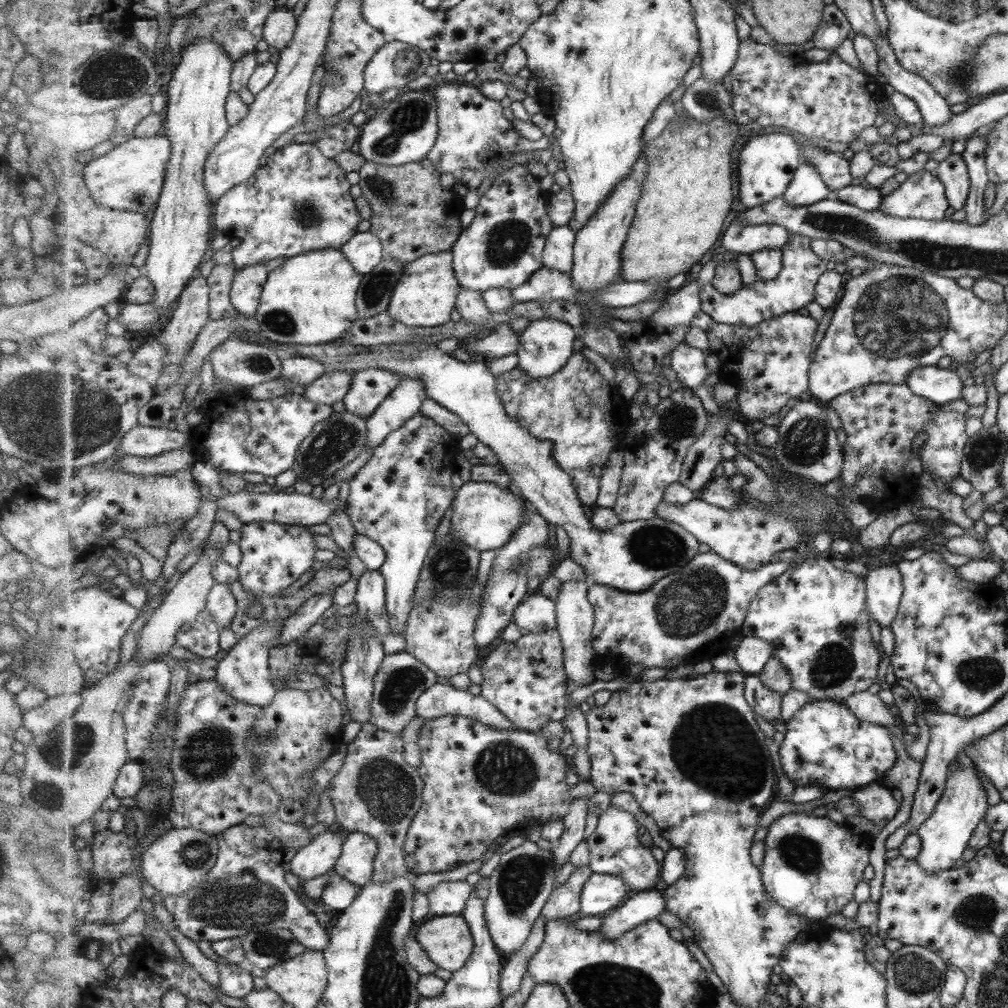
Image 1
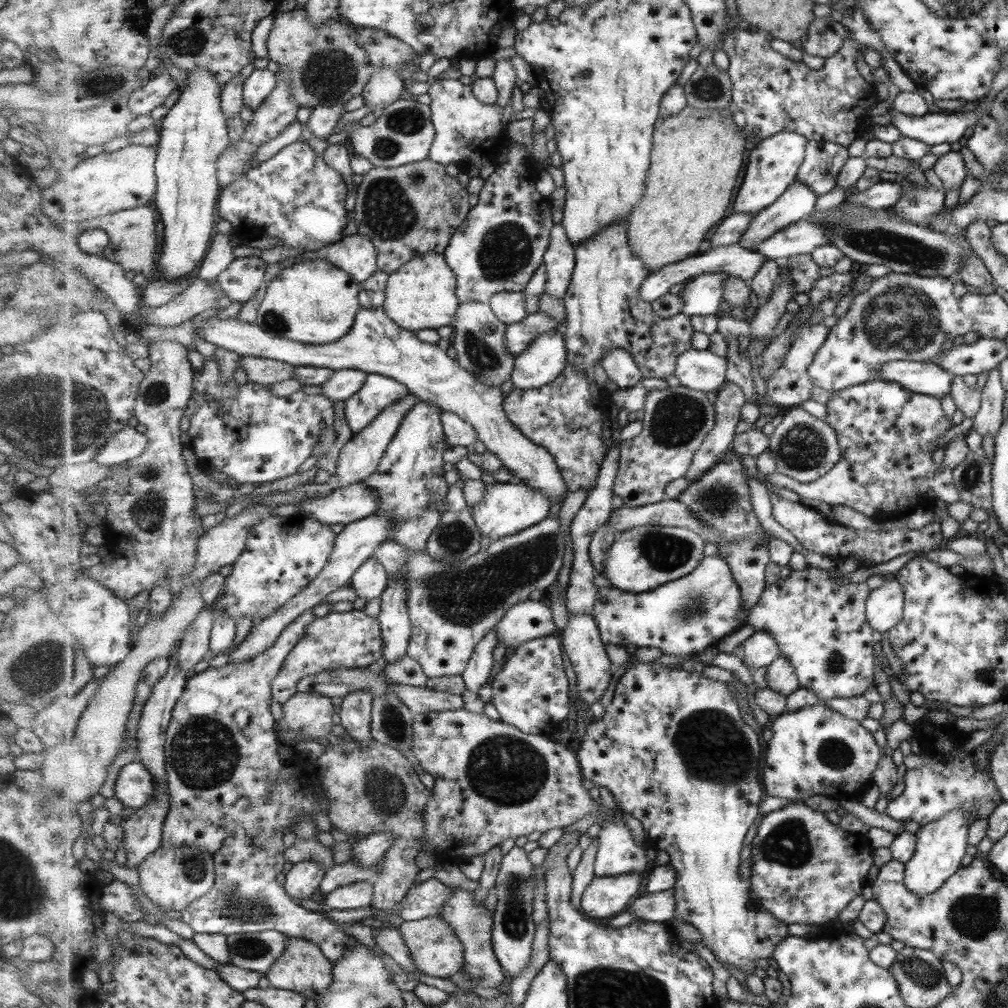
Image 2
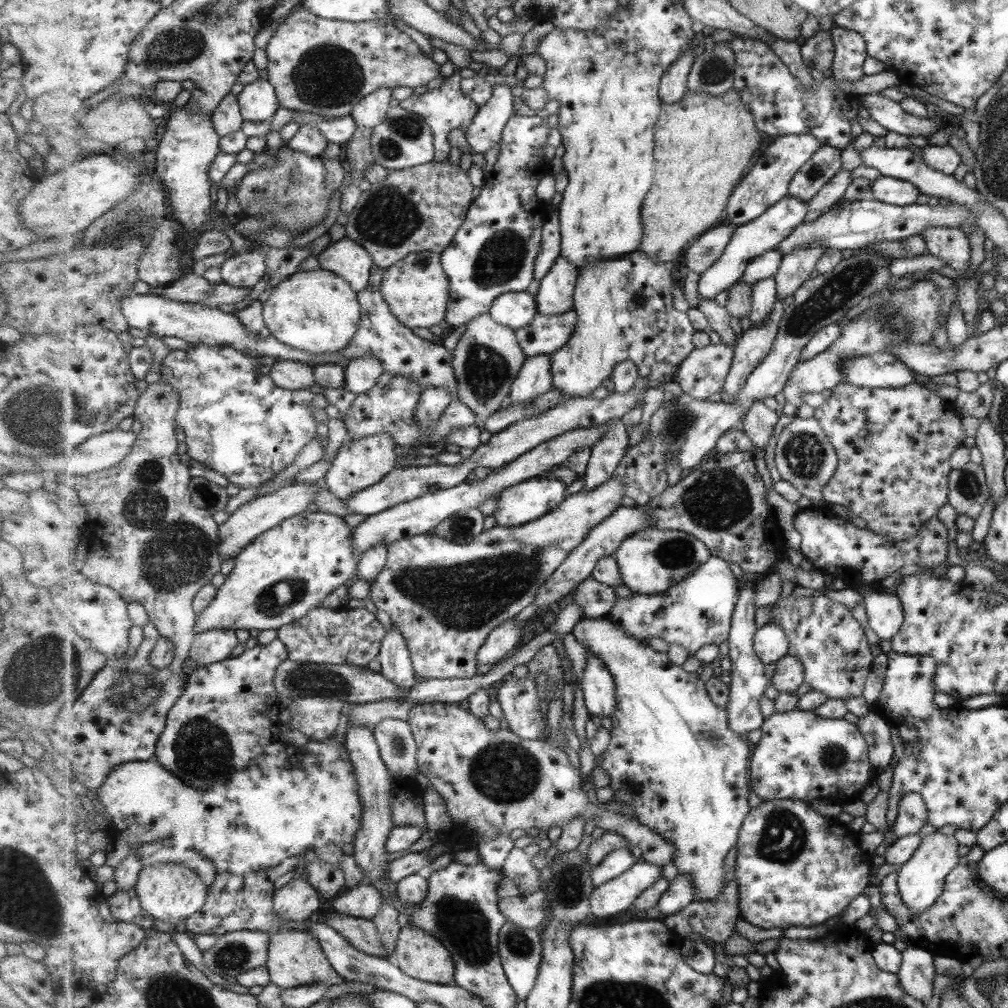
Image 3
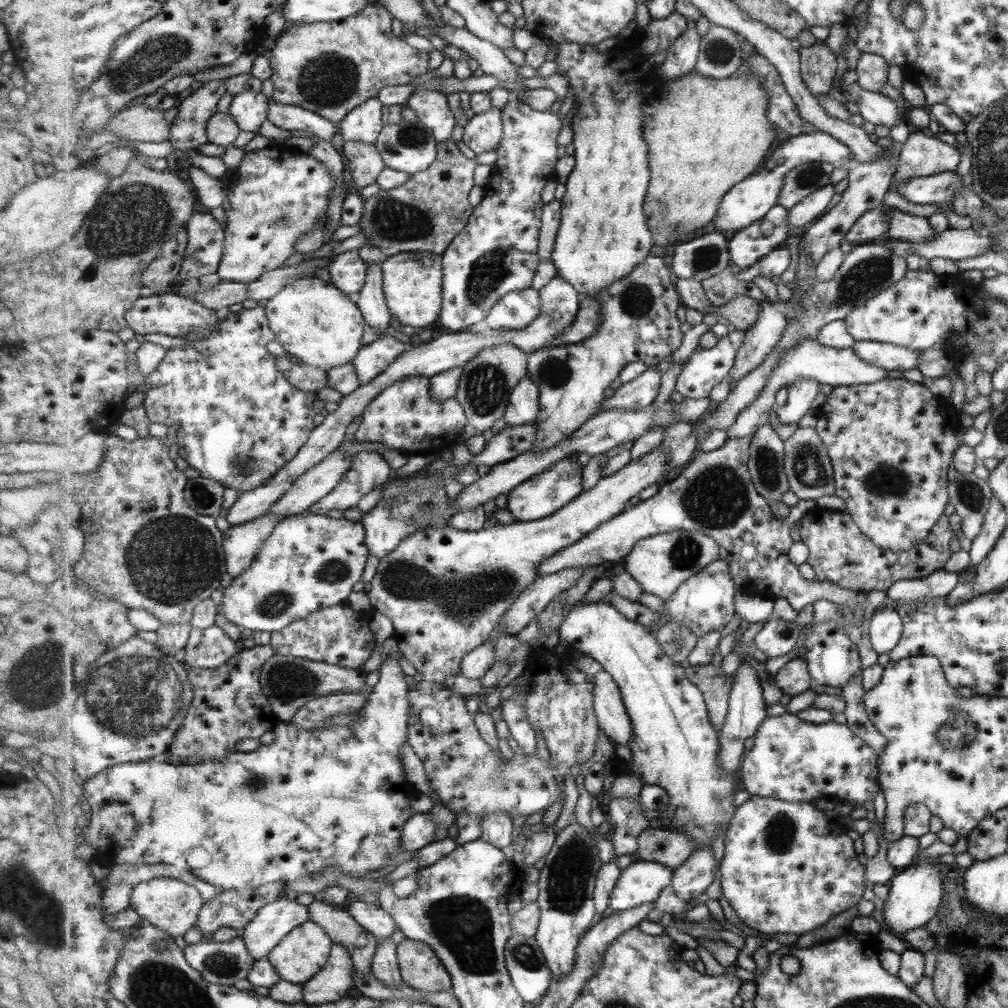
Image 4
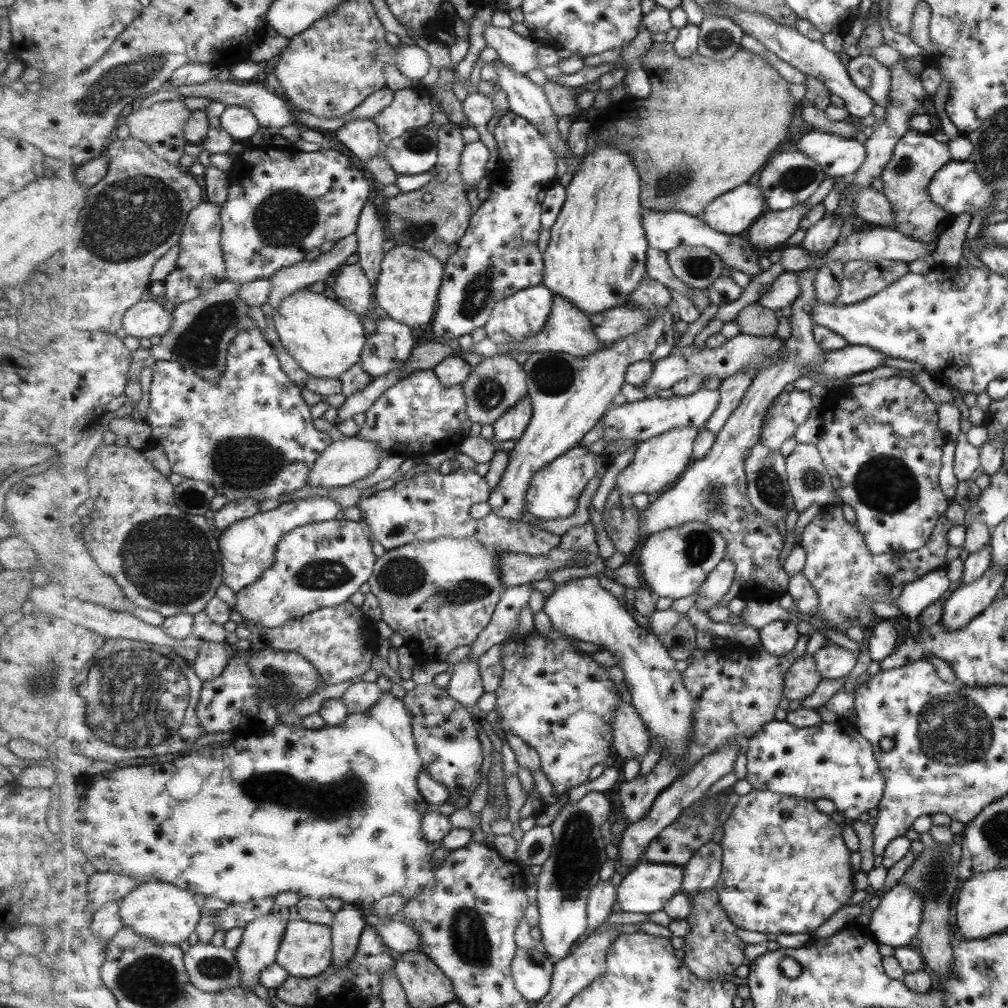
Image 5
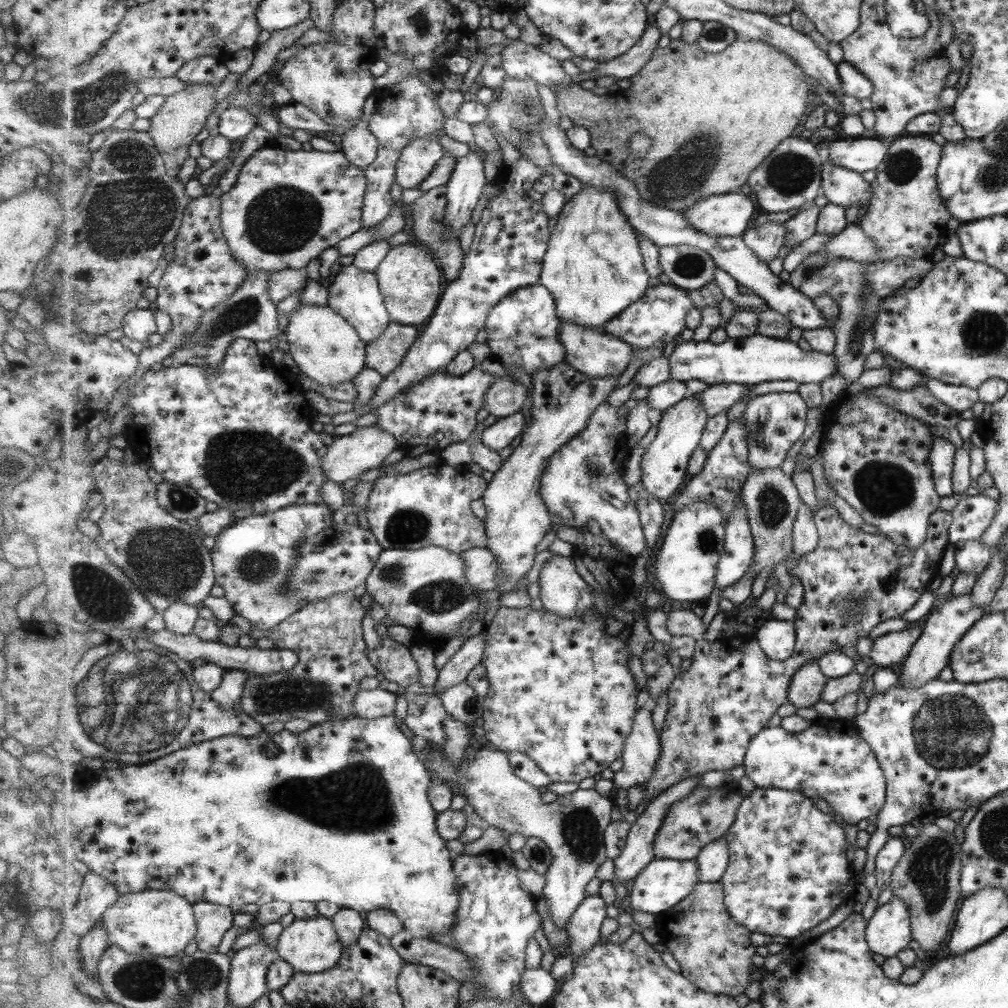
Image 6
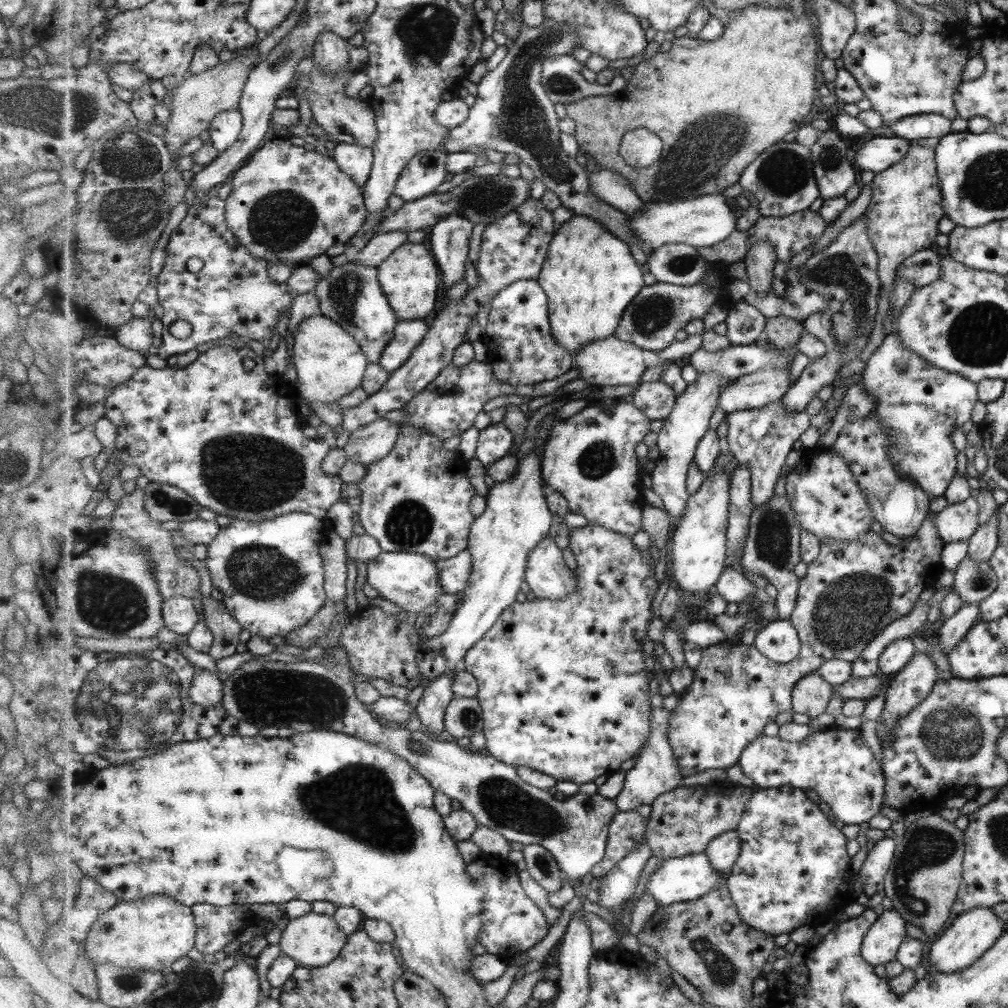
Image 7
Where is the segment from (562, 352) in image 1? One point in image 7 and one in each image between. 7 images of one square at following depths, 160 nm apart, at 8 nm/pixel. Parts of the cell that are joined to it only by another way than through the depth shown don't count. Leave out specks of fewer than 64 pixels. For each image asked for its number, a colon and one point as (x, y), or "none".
2: (543, 362)
3: (536, 378)
4: (524, 407)
5: (511, 426)
6: (507, 431)
7: (494, 443)

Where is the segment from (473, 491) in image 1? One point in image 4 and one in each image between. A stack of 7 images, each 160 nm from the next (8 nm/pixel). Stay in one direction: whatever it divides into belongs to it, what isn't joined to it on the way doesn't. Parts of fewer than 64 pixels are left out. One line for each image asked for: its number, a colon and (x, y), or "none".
2: (507, 509)
3: (526, 502)
4: (546, 493)

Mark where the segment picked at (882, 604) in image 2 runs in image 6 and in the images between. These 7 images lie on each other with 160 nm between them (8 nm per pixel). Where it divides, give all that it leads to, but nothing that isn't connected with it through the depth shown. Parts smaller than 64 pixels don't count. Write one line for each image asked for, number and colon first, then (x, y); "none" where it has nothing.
3: (882, 612)
4: (884, 627)
5: (880, 640)
6: (888, 649)

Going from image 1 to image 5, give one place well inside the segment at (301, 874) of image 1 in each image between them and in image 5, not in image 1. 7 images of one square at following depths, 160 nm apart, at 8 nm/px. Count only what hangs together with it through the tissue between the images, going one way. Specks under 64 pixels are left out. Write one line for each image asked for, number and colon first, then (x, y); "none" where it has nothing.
2: (304, 879)
3: (298, 900)
4: (274, 922)
5: (262, 940)

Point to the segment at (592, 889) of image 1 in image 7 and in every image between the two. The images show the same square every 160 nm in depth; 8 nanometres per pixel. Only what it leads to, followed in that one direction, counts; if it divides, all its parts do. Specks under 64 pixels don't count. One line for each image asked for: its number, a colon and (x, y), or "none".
2: (607, 896)
3: (619, 894)
4: (642, 882)
5: (649, 886)
6: (664, 883)
7: (685, 879)

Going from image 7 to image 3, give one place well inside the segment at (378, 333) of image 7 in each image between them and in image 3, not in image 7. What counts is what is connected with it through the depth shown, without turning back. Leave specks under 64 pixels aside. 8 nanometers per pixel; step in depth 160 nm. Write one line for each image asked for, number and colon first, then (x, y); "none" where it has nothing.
3: (347, 258)
4: (348, 271)
5: (353, 288)
6: (354, 293)

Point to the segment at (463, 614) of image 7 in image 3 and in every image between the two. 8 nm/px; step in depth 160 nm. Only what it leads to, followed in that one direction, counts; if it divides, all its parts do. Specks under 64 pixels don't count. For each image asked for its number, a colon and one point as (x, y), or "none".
3: (625, 305)
4: (640, 323)
5: (570, 395)
6: (563, 398)

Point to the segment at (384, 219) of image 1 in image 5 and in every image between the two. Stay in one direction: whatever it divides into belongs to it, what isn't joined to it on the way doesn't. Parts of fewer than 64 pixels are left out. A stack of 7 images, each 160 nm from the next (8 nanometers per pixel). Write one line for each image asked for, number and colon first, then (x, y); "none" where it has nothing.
2: (415, 209)
3: (421, 208)
4: (426, 214)
5: (435, 218)

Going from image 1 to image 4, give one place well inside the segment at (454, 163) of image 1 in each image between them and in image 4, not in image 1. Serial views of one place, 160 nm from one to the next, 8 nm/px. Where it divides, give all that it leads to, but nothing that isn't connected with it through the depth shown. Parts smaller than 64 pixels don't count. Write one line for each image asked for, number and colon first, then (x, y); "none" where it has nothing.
2: (468, 131)
3: (445, 109)
4: (431, 107)

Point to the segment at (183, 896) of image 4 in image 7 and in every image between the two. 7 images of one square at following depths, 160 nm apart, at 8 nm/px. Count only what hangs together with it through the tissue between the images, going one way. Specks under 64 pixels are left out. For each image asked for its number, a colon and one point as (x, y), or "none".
5: (161, 911)
6: (161, 922)
7: (152, 933)

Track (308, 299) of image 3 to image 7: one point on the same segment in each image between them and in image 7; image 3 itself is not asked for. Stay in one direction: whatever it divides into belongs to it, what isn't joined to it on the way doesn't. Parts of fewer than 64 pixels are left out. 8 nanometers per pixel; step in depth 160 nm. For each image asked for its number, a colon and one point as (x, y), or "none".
4: (314, 321)
5: (325, 338)
6: (325, 347)
7: (330, 364)

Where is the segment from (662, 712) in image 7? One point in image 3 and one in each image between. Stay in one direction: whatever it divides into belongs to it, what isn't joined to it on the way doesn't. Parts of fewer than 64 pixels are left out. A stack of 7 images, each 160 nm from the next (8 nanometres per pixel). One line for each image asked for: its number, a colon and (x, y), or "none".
3: (599, 688)
4: (613, 716)
5: (631, 736)
6: (643, 749)

